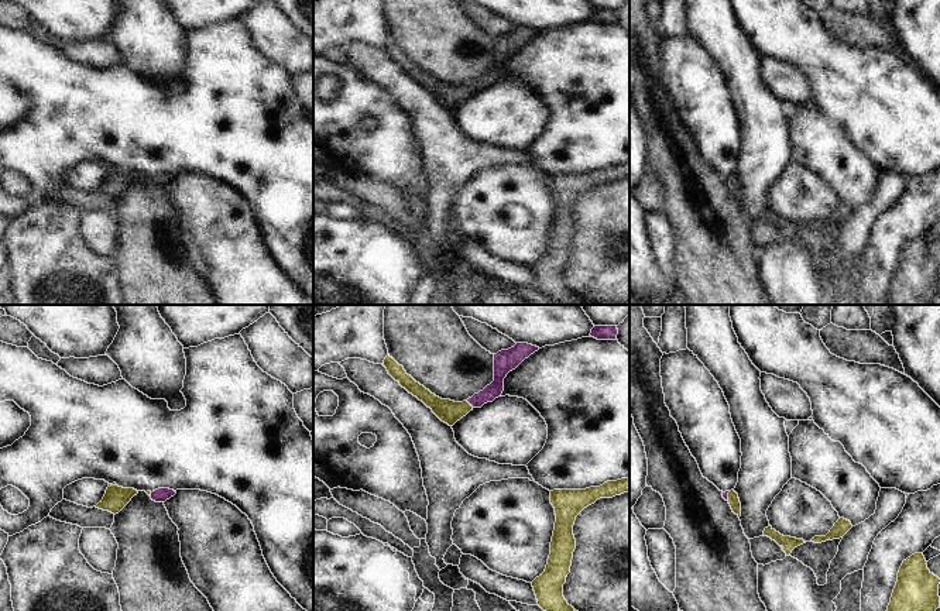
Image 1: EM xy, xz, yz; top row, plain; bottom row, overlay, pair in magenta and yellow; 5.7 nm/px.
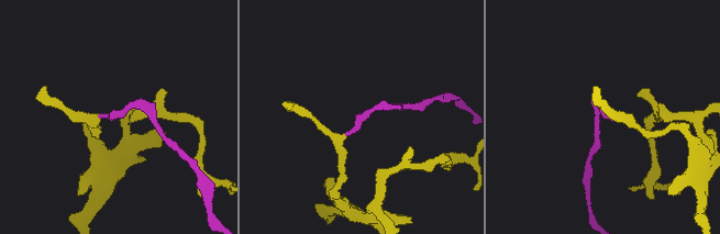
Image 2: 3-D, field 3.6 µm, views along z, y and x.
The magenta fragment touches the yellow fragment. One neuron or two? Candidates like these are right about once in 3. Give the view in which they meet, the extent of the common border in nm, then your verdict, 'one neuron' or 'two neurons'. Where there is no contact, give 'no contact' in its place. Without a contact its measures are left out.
xz | 60 nm | one neuron

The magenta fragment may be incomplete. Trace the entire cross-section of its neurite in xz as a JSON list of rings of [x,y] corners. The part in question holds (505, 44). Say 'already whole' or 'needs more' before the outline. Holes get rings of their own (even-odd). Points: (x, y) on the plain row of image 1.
needs more | [[[517,27],[508,34],[501,34],[494,38],[494,65],[487,69],[478,78],[463,86],[454,86],[450,83],[442,83],[416,66],[406,58],[402,49],[399,49],[390,38],[384,44],[384,51],[388,58],[399,66],[409,78],[422,85],[432,96],[449,110],[453,110],[457,104],[466,100],[474,92],[481,92],[487,86],[493,86],[504,75],[504,62],[512,54],[515,54],[525,42],[538,35],[539,31],[528,27]]]

